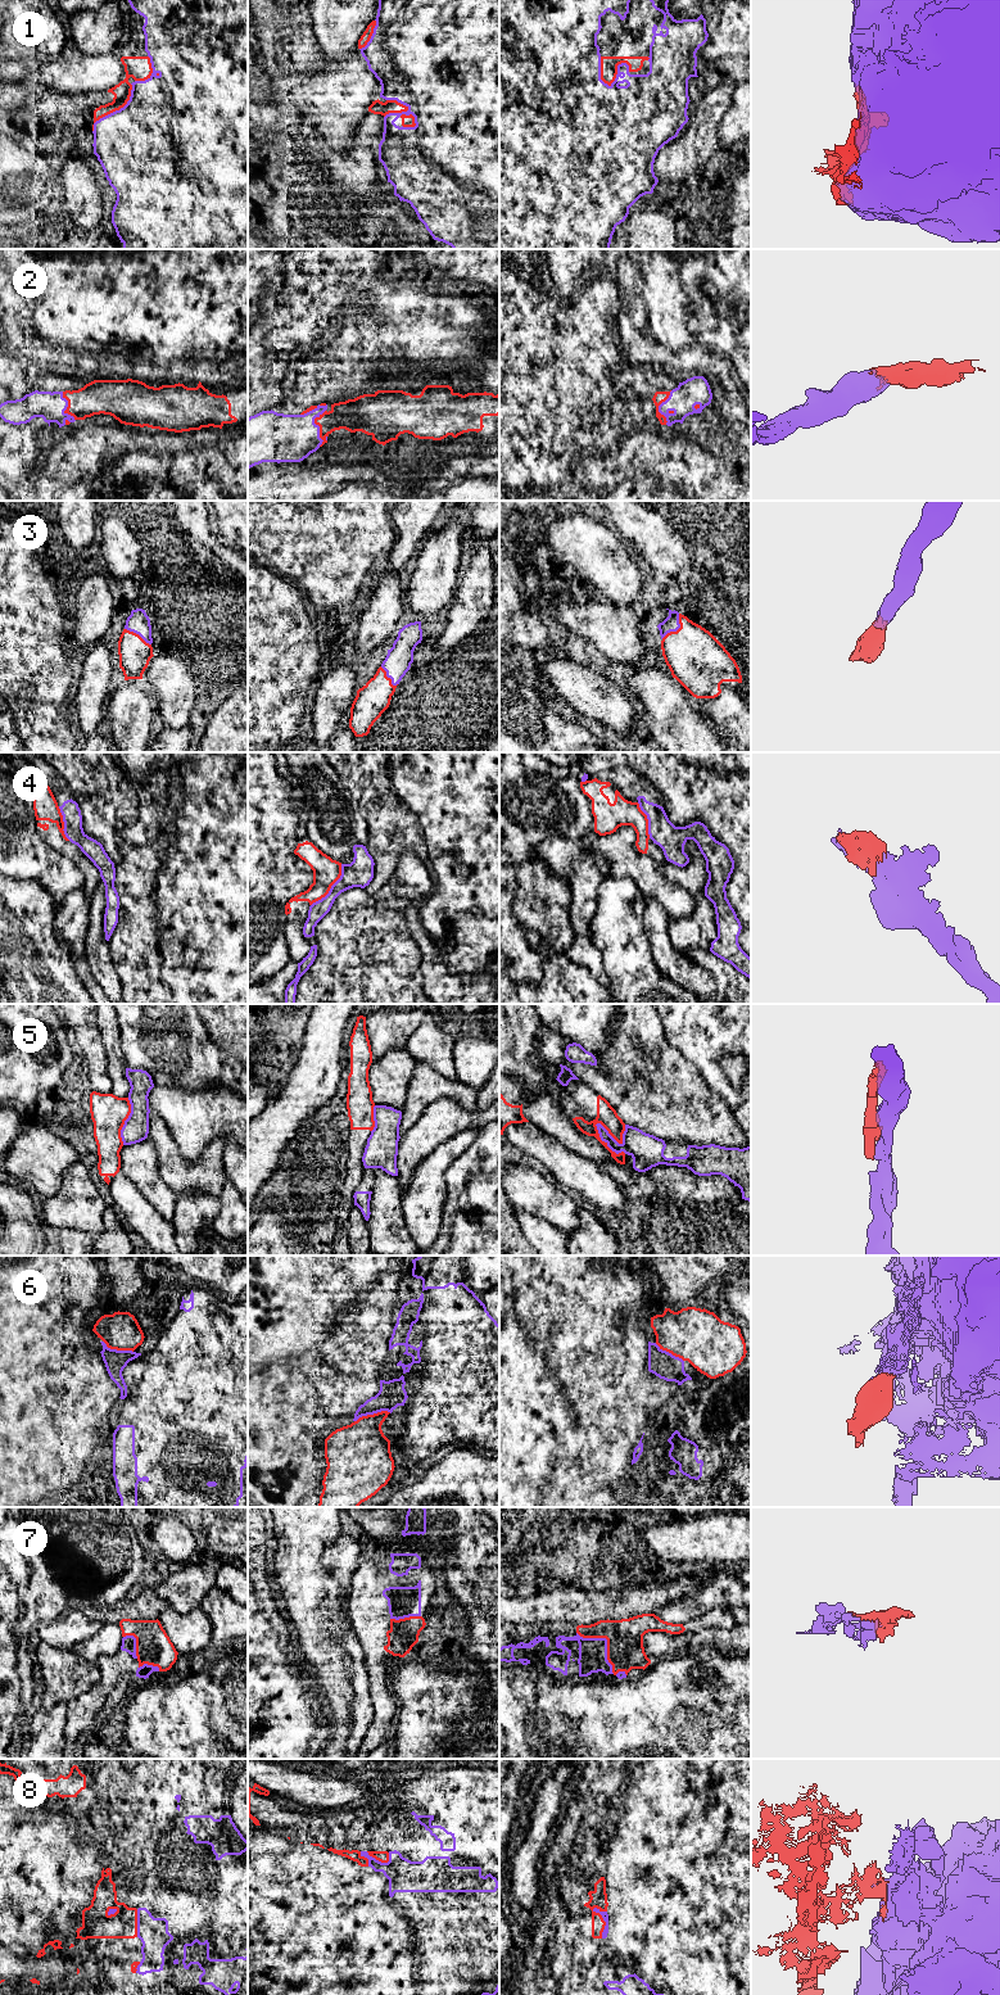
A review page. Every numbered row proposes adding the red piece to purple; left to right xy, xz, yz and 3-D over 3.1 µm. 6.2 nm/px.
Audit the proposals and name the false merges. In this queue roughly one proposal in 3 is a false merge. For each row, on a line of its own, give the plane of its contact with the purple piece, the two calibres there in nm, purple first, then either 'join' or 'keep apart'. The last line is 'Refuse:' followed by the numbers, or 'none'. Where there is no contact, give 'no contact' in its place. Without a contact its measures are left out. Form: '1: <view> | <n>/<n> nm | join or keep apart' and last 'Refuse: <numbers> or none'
1: xz | 500/90 nm | join
2: xz | 300/200 nm | join
3: yz | 100/360 nm | join
4: xz | 170/170 nm | keep apart
5: yz | 190/120 nm | keep apart
6: xz | 170/360 nm | keep apart
7: yz | 180/240 nm | join
8: yz | 50/110 nm | keep apart
Refuse: 4, 5, 6, 8

